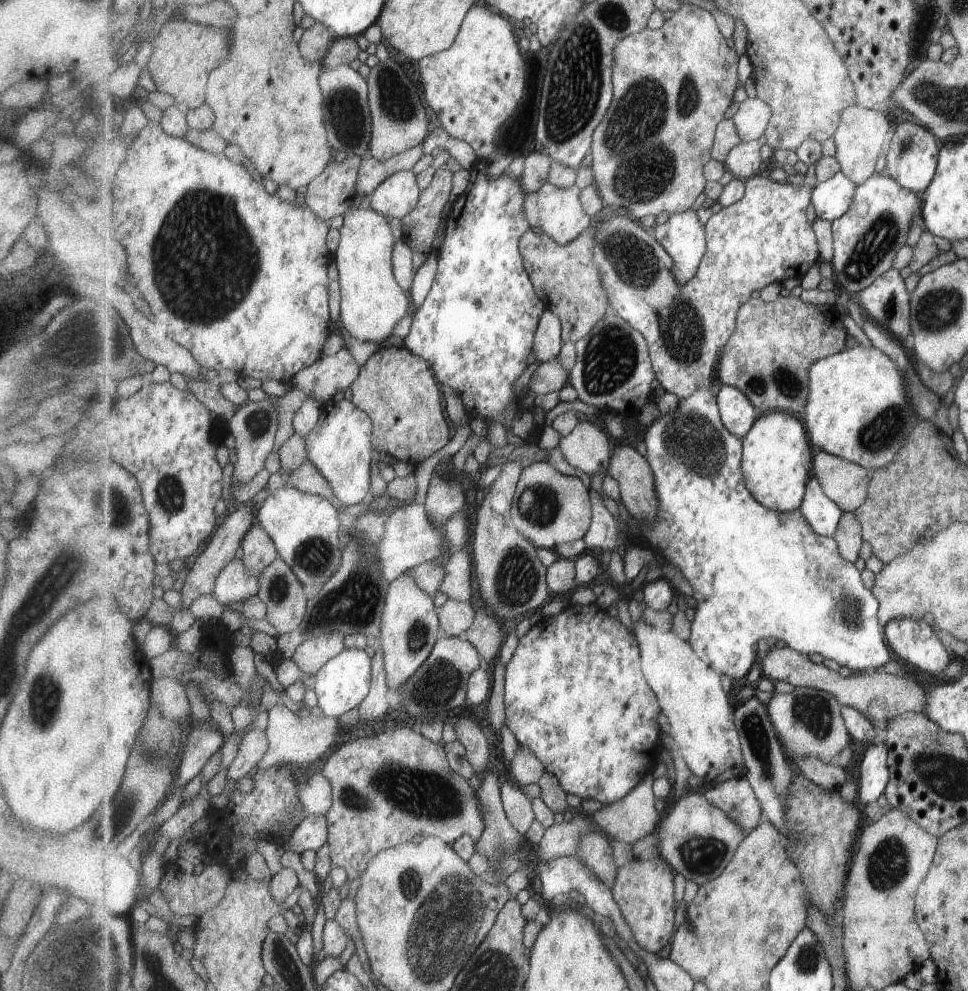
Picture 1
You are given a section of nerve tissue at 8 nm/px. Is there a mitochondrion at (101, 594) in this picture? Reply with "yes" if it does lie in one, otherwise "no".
no

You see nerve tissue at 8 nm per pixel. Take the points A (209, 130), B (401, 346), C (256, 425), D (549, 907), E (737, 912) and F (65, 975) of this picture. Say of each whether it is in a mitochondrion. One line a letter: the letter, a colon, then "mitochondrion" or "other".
A: other
B: other
C: mitochondrion
D: other
E: other
F: mitochondrion

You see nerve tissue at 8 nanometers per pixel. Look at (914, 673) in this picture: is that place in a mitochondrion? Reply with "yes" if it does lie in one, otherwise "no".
no

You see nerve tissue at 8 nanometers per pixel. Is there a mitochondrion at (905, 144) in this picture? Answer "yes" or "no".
yes

